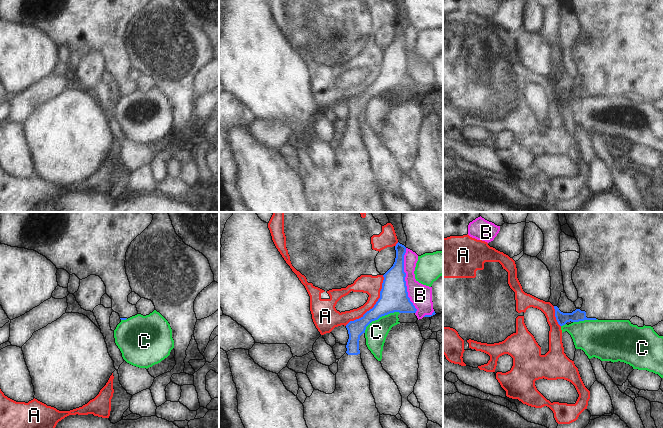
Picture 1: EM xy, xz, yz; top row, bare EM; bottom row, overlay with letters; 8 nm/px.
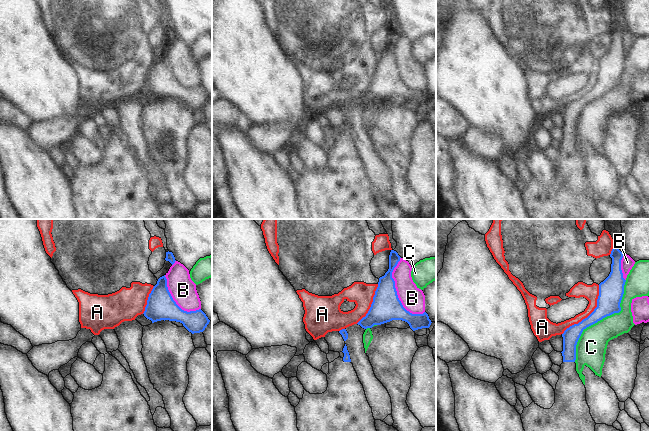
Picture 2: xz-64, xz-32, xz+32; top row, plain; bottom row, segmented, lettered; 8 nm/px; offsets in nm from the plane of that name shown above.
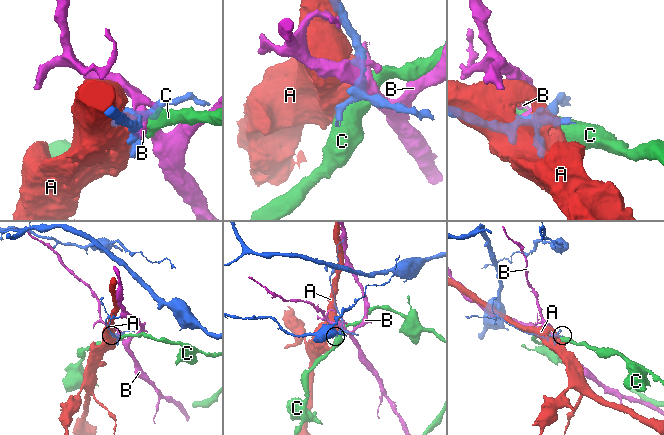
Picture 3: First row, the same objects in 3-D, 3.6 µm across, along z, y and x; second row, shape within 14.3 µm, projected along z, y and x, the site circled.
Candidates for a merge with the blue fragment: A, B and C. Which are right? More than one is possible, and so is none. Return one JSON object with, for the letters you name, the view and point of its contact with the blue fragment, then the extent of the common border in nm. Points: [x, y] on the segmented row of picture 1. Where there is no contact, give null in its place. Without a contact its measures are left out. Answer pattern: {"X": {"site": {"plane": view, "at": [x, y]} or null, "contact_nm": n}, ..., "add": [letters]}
{"add": []}

